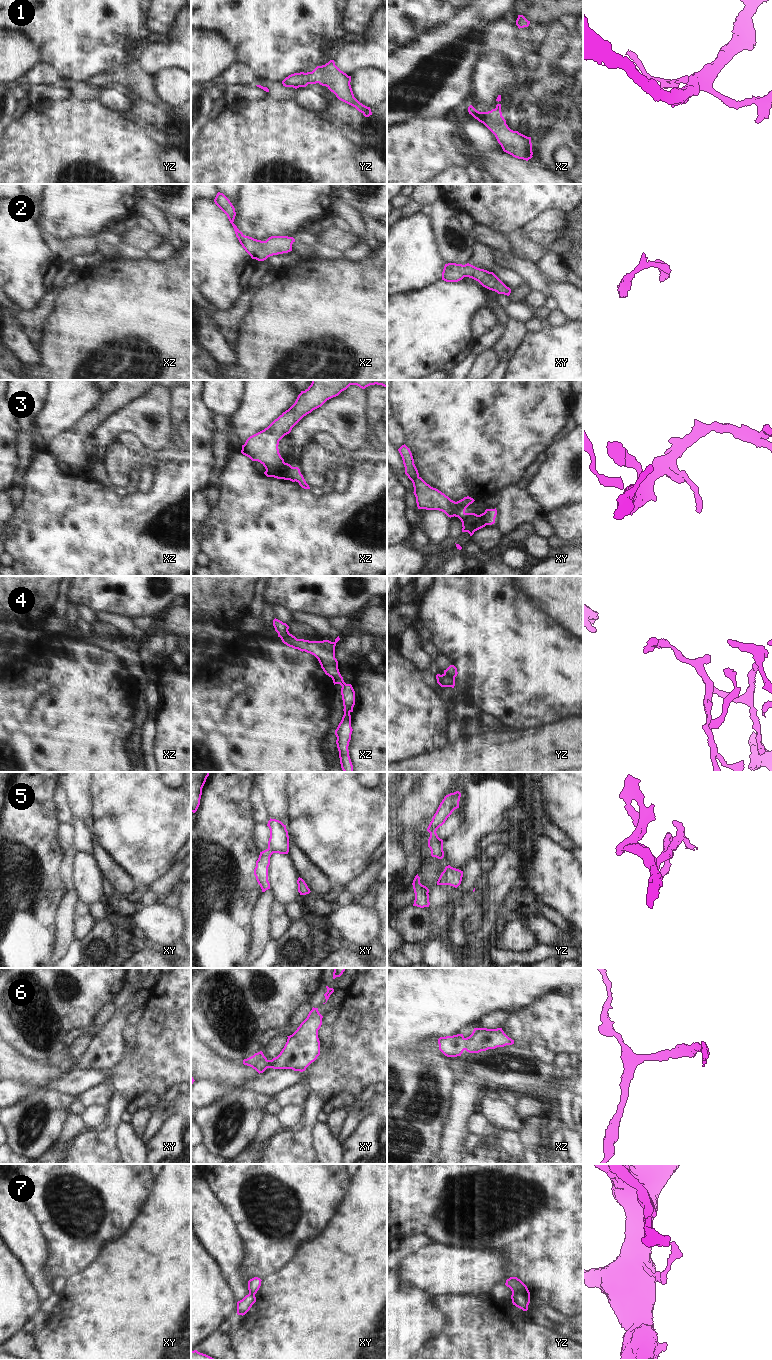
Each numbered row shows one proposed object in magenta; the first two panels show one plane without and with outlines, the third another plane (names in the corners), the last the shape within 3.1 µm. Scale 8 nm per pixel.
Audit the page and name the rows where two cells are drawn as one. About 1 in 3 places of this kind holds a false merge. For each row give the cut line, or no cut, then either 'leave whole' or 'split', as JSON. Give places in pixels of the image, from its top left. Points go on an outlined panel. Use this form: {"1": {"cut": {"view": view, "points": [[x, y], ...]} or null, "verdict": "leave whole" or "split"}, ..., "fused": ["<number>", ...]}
{"1": {"cut": null, "verdict": "leave whole"}, "2": {"cut": null, "verdict": "leave whole"}, "3": {"cut": {"view": "xy", "points": [[478, 515], [480, 522], [478, 527], [471, 530], [463, 528]]}, "verdict": "split"}, "4": {"cut": {"view": "yz", "points": [[444, 673], [454, 678]]}, "verdict": "split"}, "5": {"cut": null, "verdict": "leave whole"}, "6": {"cut": null, "verdict": "leave whole"}, "7": {"cut": {"view": "yz", "points": [[512, 1292], [529, 1295]]}, "verdict": "split"}, "fused": ["3", "4", "7"]}

